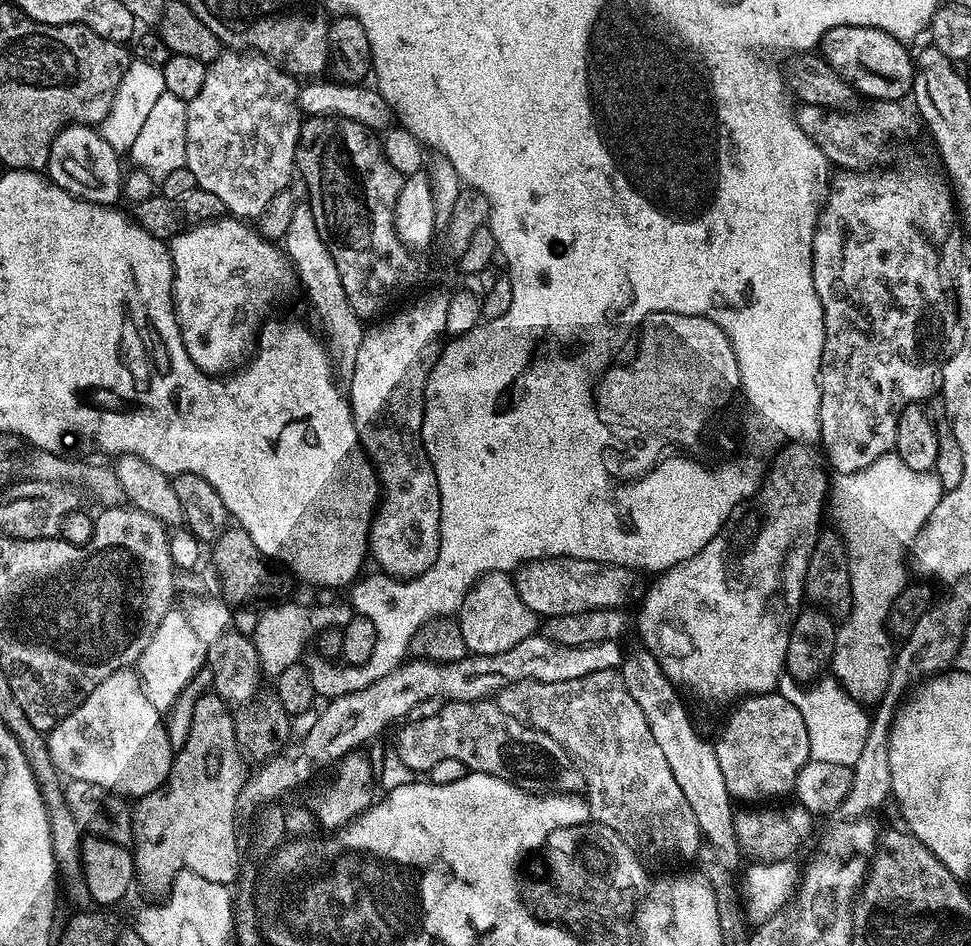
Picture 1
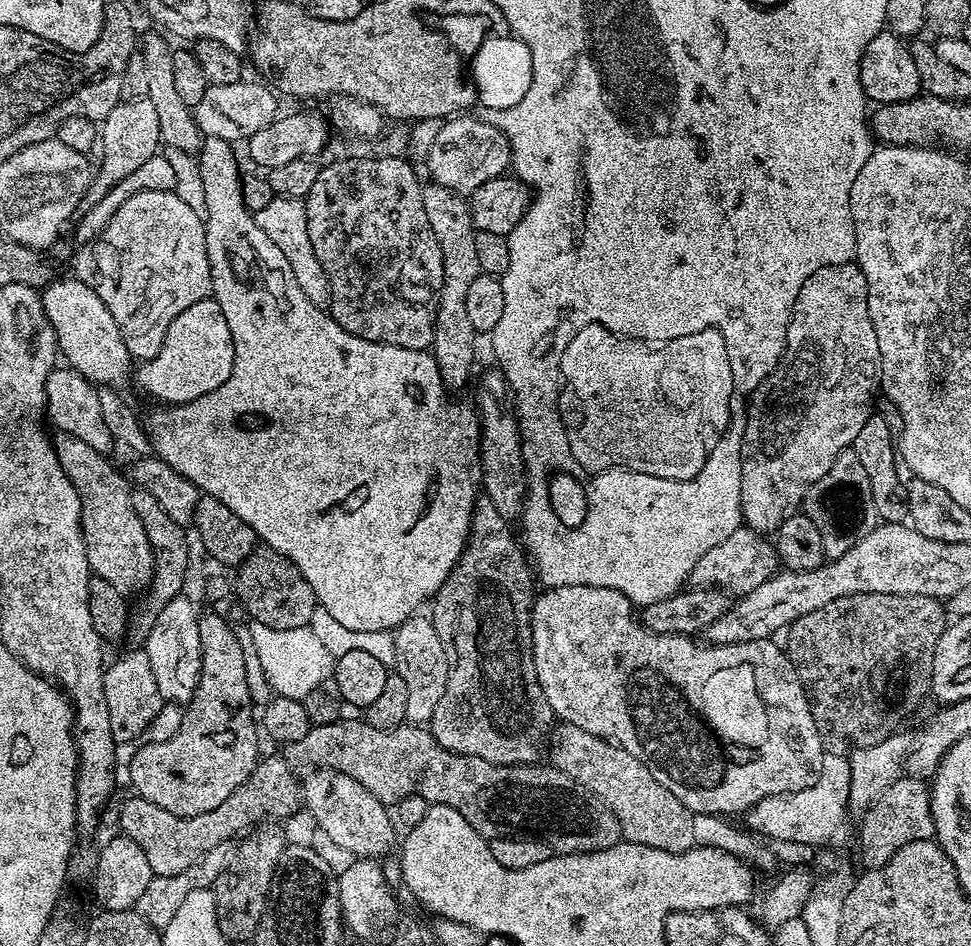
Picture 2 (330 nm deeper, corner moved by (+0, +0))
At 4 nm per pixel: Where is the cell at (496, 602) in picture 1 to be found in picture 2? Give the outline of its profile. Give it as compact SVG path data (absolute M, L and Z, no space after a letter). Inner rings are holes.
M558 586L544 588L532 602L532 657L538 682L542 686L542 694L546 694L546 702L550 702L553 717L565 724L573 724L610 740L622 750L634 753L639 760L647 764L650 774L678 798L688 811L723 817L728 812L747 813L762 798L785 796L798 790L806 790L818 782L824 769L825 750L820 741L818 726L814 726L814 714L810 714L810 702L804 693L802 682L790 662L787 651L775 645L771 638L754 642L734 642L733 644L695 644L691 636L667 636L651 632L632 611L634 605L626 594L613 588L602 586Z

